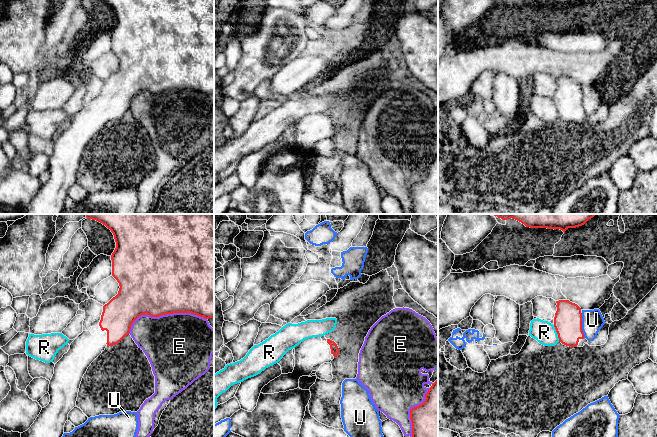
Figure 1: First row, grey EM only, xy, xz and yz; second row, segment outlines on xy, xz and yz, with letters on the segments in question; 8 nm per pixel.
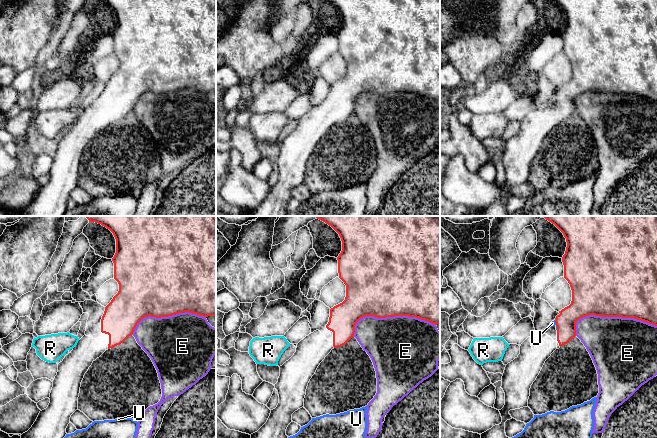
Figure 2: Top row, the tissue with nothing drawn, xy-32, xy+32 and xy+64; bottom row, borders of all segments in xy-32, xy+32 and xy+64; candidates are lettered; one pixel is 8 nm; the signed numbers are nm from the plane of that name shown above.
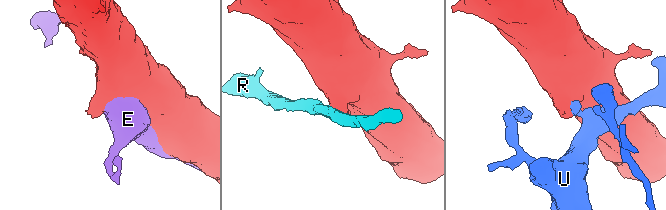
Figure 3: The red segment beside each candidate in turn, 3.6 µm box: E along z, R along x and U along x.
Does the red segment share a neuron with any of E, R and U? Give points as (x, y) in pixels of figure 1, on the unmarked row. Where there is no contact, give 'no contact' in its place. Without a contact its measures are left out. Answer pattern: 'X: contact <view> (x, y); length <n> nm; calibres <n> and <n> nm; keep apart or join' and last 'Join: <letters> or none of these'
E: contact xy (164, 90); length 650 nm; calibres 500 and 480 nm; keep apart
R: contact yz (557, 109); length 140 nm; calibres 220 and 180 nm; keep apart
U: contact yz (581, 101); length 200 nm; calibres 220 and 180 nm; keep apart
Join: none of these

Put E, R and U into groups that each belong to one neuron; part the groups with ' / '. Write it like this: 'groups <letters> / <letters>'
groups E / R / U

